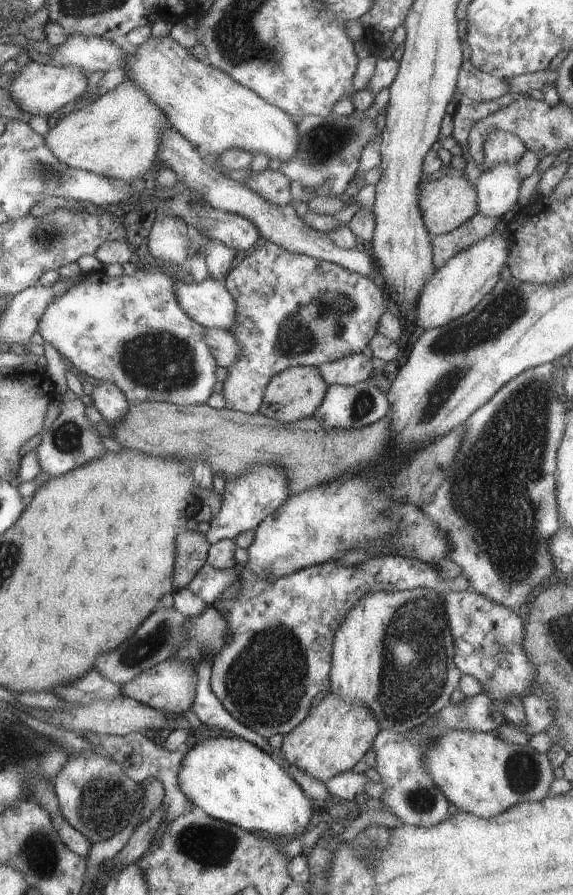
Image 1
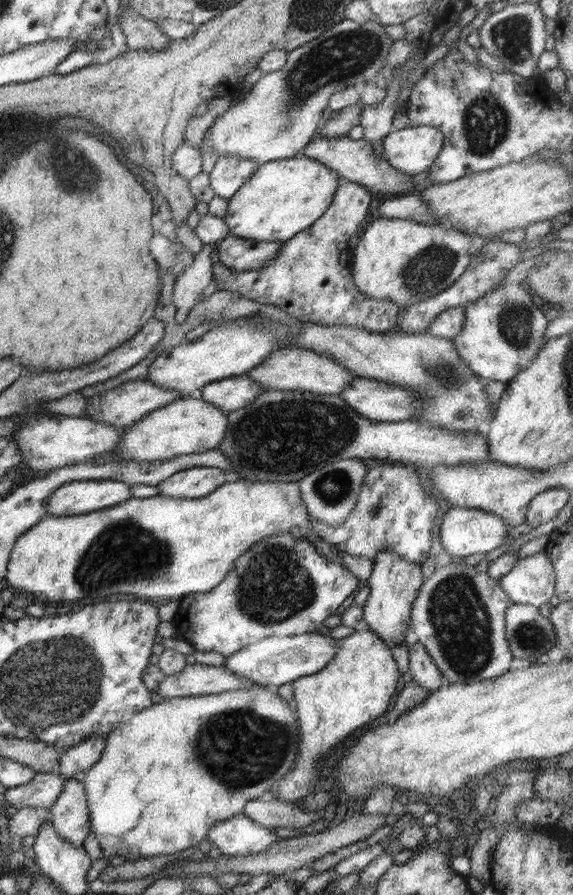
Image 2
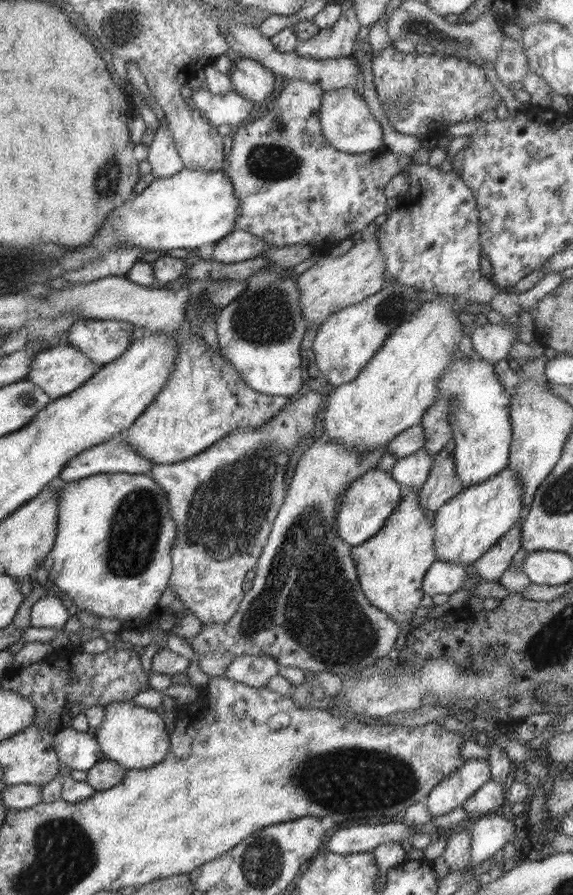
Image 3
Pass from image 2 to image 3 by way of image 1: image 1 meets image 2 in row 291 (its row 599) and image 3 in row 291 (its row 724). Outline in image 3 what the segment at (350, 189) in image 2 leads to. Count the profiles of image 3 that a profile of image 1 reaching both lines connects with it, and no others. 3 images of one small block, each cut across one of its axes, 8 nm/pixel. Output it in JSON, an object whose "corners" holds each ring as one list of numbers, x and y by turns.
{"corners":[[257,271,246,282,248,288,222,308,216,323,219,353,238,371,252,390,289,398,298,396,302,386,300,343,307,324,300,311,296,277]]}

